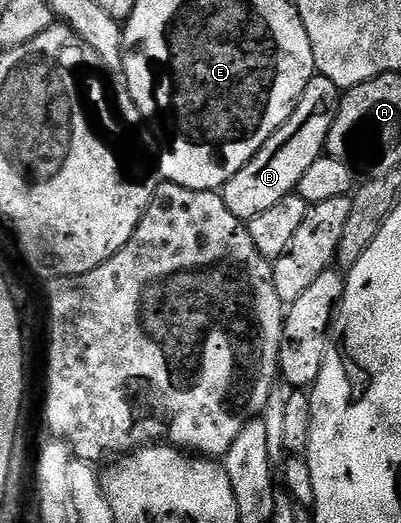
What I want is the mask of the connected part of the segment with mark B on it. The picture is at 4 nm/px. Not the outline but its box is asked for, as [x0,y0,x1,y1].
[222,73,341,220]

